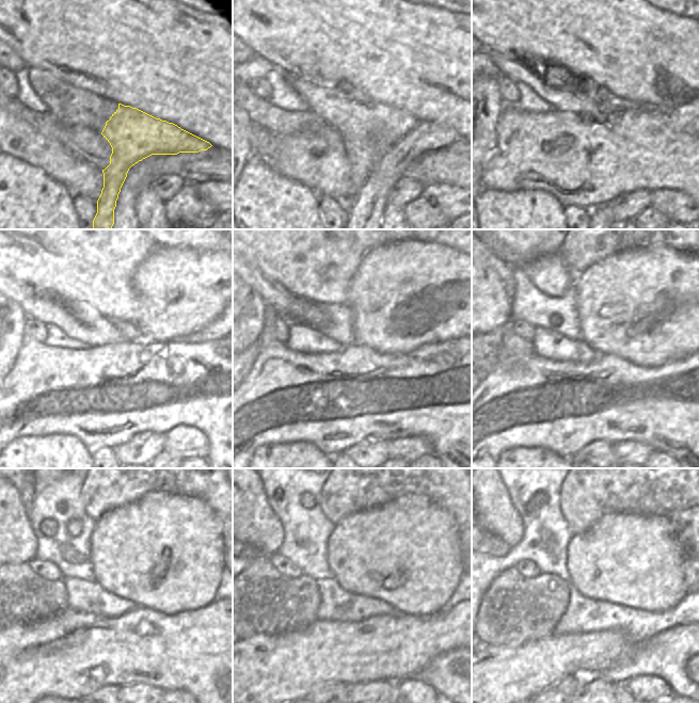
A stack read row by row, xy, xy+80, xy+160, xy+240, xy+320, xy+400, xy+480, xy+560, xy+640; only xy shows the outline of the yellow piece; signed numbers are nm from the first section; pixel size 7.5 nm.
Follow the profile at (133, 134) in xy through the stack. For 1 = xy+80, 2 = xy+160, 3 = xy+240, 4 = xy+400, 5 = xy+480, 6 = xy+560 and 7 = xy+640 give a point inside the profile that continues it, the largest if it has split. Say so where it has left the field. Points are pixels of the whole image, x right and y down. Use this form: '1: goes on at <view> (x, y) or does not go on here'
1: goes on at xy+80 (368, 128)
2: goes on at xy+160 (572, 93)
3: goes on at xy+240 (79, 320)
4: goes on at xy+400 (505, 272)
5: does not go on here
6: does not go on here
7: does not go on here

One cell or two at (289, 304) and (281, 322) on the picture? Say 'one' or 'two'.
two

